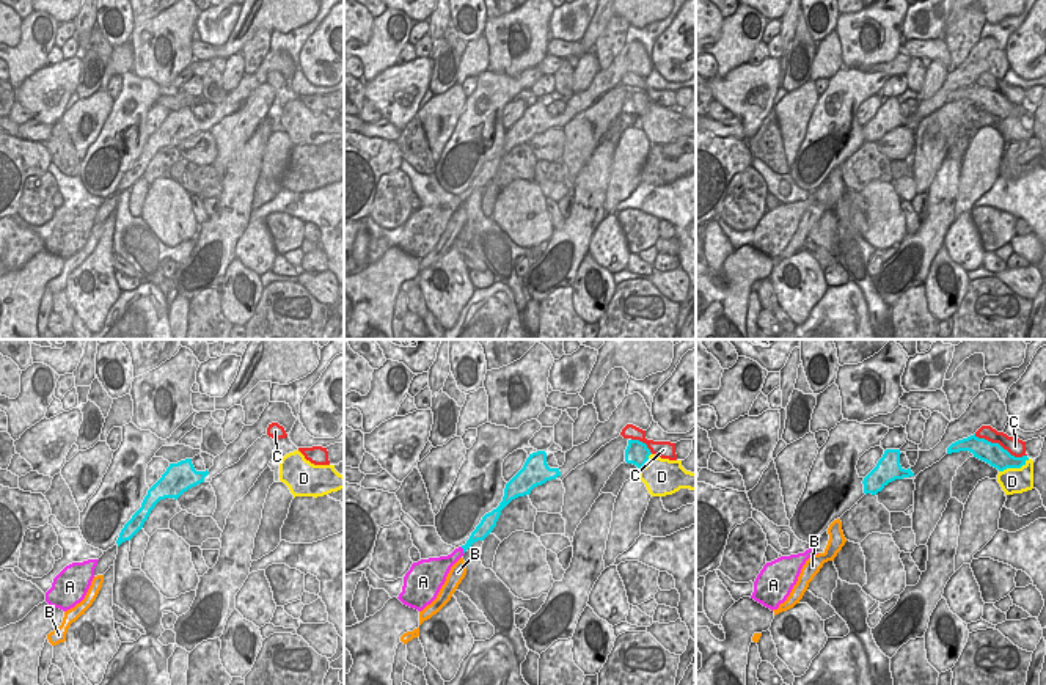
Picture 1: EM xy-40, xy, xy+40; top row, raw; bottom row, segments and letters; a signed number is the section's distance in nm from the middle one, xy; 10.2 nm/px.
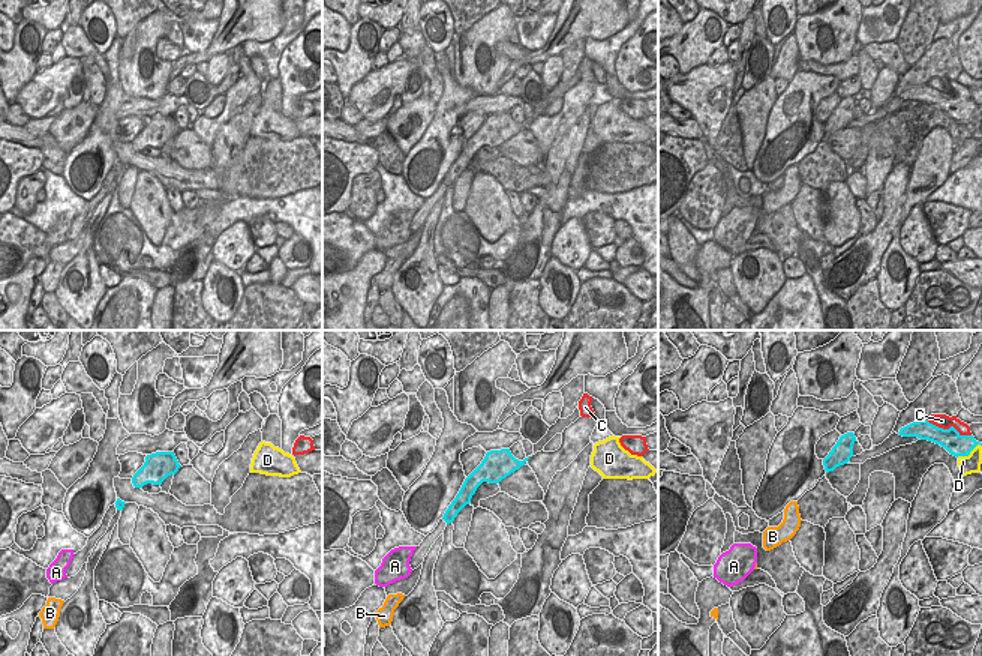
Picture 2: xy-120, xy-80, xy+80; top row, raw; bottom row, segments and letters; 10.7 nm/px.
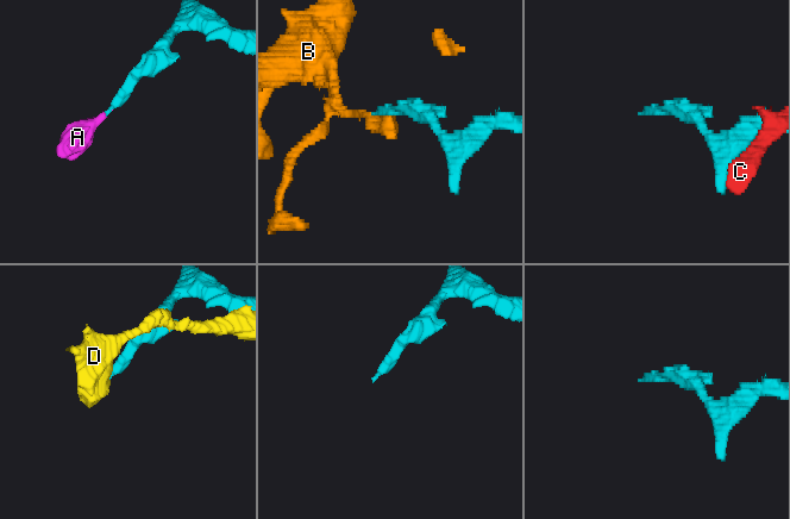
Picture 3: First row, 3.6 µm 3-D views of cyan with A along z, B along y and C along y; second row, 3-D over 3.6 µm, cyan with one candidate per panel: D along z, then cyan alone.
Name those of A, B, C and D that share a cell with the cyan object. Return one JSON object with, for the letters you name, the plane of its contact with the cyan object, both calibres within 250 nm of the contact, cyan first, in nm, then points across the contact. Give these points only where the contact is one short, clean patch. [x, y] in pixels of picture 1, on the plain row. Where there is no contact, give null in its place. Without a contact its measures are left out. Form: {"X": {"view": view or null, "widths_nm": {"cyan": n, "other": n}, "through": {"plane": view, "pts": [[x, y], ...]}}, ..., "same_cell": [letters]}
{"A": {"view": "xy", "widths_nm": {"cyan": 140, "other": 160}, "through": {"plane": "xy", "pts": [[479, 181], [464, 198], [443, 211]]}}, "same_cell": ["A"]}

